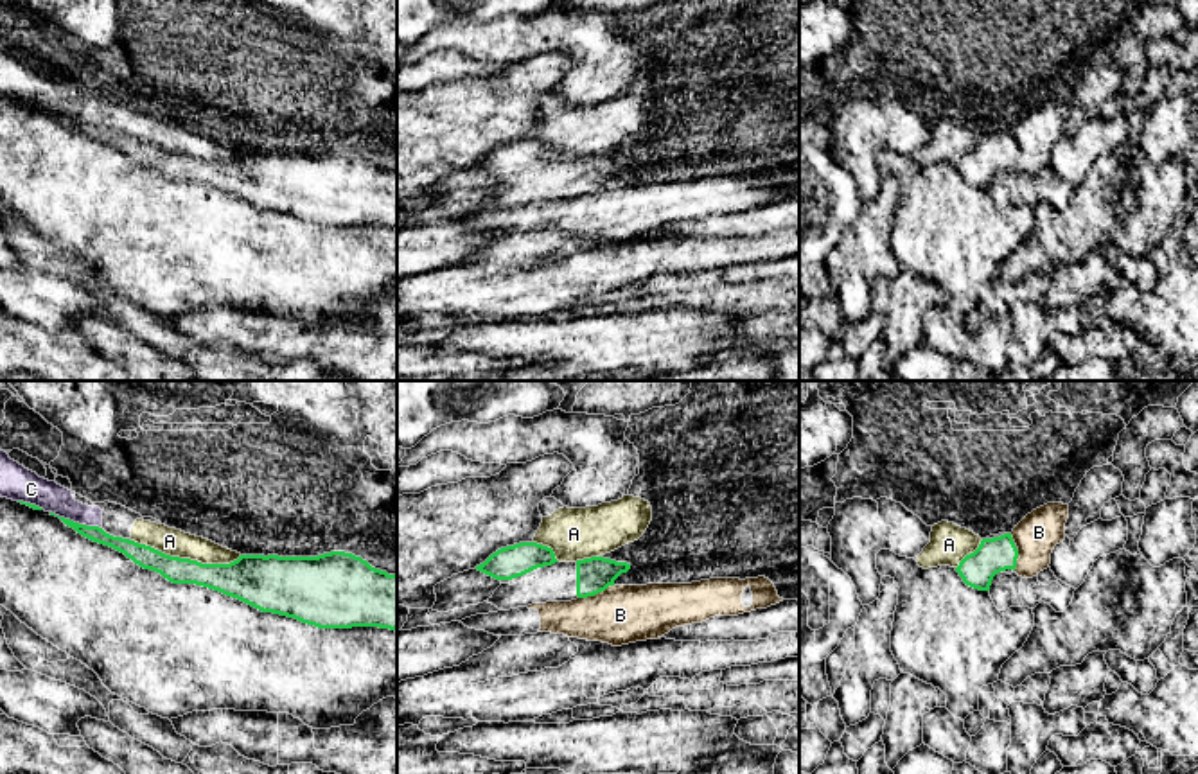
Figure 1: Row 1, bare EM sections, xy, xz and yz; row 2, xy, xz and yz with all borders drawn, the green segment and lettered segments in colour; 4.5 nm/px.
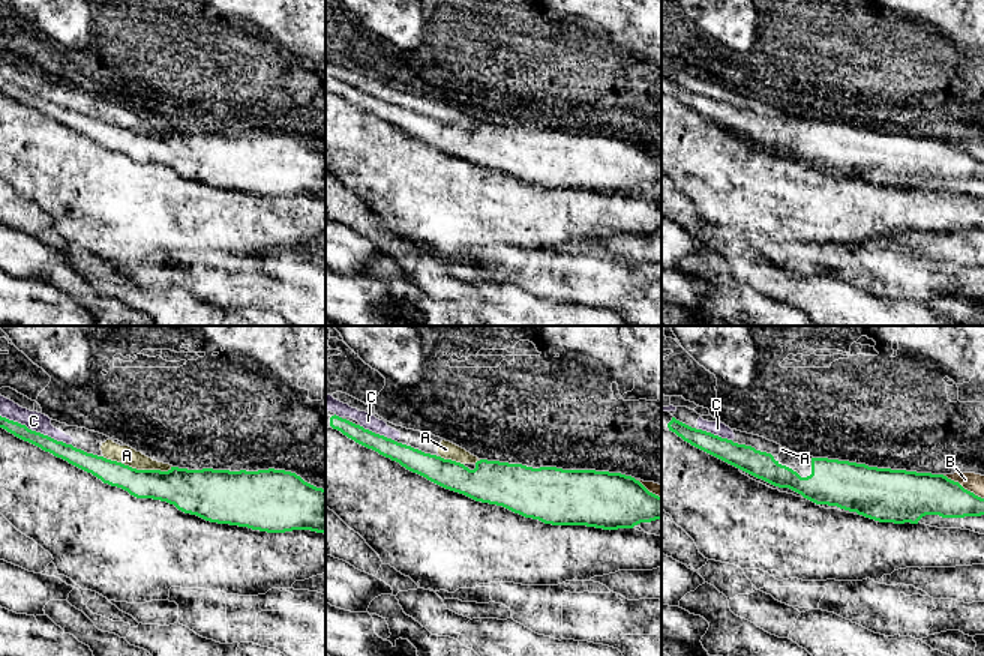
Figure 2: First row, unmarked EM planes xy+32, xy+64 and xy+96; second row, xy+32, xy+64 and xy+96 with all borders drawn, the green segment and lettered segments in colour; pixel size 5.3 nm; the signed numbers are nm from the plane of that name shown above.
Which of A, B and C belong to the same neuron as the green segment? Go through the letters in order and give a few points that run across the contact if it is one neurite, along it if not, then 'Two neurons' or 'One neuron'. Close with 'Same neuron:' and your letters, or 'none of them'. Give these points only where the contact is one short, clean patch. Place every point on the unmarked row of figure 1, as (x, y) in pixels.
A: Two neurons
B: Two neurons
C: Two neurons
Same neuron: none of them

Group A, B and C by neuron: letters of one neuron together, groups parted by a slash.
A C / B

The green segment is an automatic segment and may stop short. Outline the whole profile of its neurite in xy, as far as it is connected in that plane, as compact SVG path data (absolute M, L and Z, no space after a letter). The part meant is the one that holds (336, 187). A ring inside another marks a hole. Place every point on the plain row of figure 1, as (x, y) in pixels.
M59 117L83 135L124 151L140 165L156 169L172 181L203 183L262 210L295 215L318 226L379 224L397 228L397 172L375 167L352 151L330 149L318 154L241 153L230 162L201 162L165 153L129 136L113 135L99 124Z

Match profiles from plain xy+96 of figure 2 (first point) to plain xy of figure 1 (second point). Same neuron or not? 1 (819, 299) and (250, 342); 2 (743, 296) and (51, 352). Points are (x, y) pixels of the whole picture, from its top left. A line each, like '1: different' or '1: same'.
1: different
2: different

